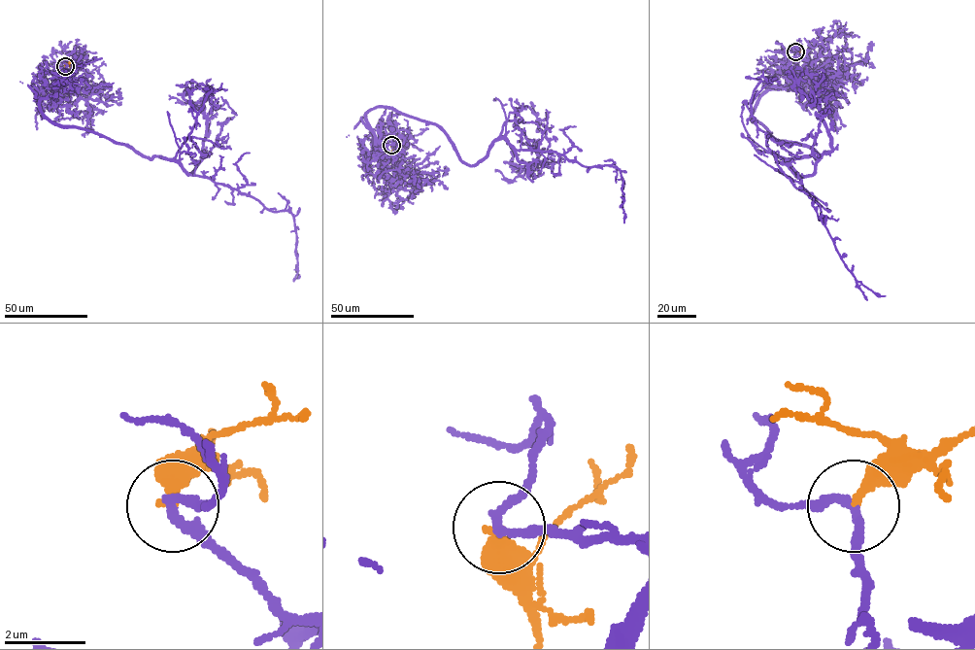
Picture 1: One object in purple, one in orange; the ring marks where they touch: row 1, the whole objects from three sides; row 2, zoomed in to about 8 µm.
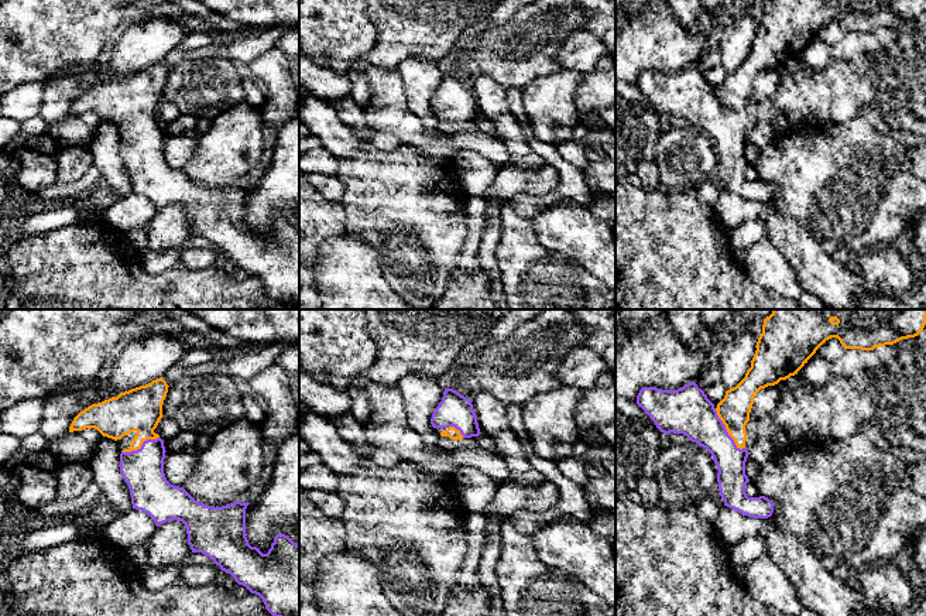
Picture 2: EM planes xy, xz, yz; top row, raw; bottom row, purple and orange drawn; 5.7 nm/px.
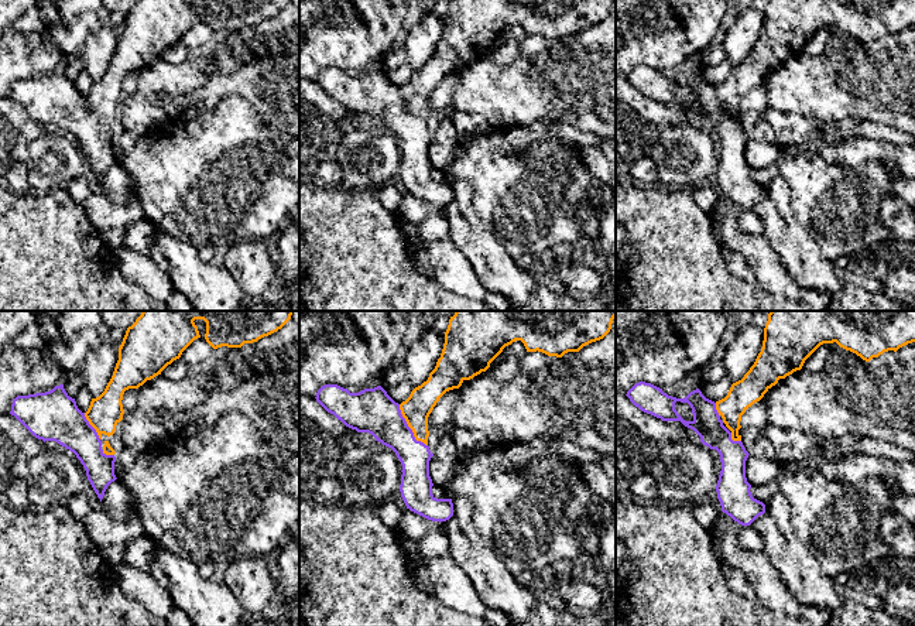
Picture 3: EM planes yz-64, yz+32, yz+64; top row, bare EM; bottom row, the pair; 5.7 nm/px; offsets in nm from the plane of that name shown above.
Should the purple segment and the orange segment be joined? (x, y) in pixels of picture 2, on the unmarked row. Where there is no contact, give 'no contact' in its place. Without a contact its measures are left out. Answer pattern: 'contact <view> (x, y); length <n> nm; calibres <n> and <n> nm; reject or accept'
contact yz (726, 115); length 280 nm; calibres 260 and 180 nm; accept

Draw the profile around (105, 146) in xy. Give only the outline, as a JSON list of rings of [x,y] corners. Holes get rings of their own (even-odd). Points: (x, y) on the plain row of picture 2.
[[[103,120],[88,147],[95,165],[102,174],[102,179],[121,196],[133,192],[131,178],[120,155],[120,134],[114,131],[110,122]]]

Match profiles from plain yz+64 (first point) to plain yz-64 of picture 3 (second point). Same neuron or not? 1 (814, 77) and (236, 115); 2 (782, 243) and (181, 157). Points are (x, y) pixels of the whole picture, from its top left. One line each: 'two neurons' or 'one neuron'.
1: two neurons
2: two neurons

